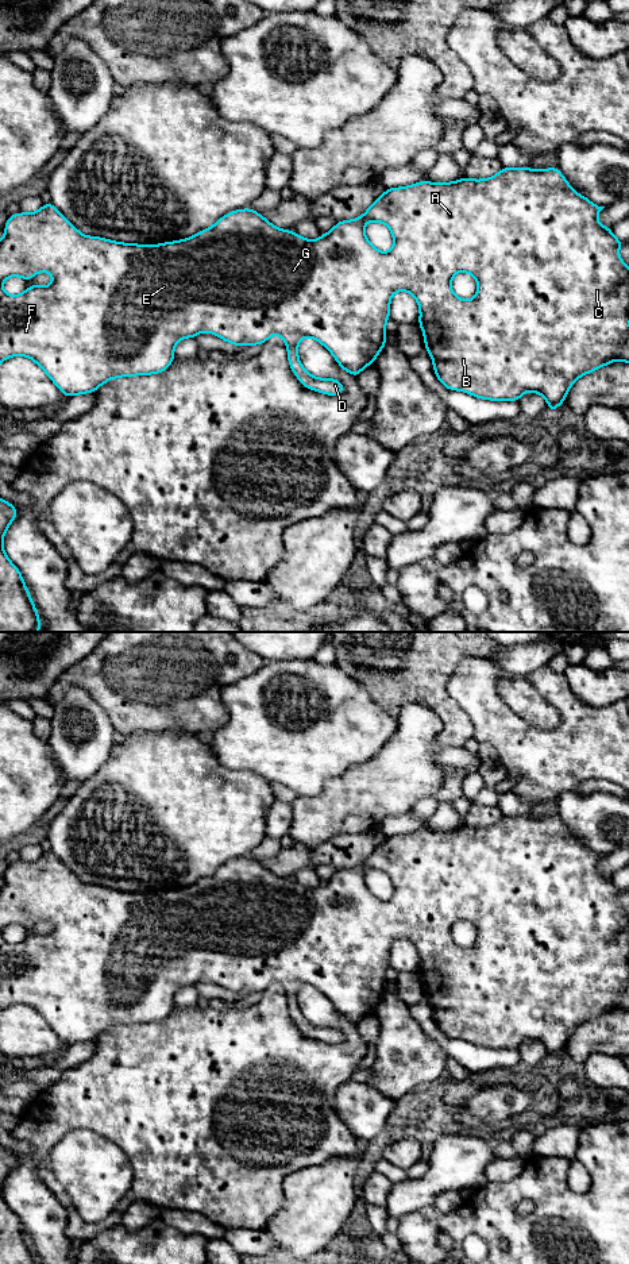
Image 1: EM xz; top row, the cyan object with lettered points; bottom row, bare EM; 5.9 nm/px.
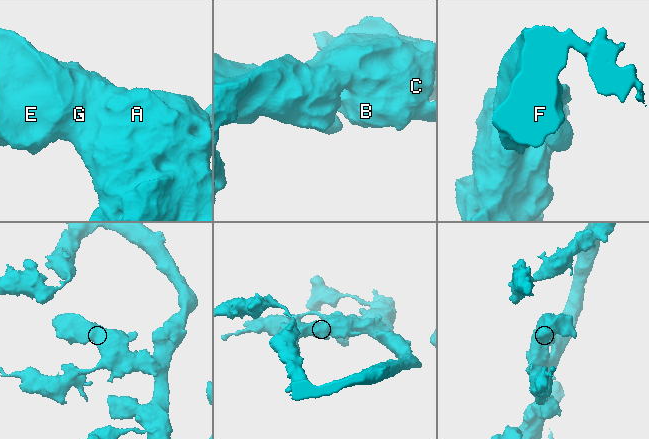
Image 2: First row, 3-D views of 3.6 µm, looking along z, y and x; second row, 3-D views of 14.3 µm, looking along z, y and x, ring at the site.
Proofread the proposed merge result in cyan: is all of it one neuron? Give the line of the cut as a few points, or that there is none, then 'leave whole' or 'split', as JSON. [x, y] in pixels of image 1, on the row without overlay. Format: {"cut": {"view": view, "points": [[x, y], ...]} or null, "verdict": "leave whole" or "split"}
{"cut": null, "verdict": "leave whole"}

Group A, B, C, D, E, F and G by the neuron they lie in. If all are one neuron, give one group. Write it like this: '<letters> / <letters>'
A B C D E F G

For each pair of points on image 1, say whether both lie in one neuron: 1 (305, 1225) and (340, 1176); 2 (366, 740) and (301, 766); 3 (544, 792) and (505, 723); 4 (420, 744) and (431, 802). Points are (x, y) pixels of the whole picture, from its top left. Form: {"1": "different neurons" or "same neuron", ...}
{"1": "same neuron", "2": "same neuron", "3": "same neuron", "4": "different neurons"}

